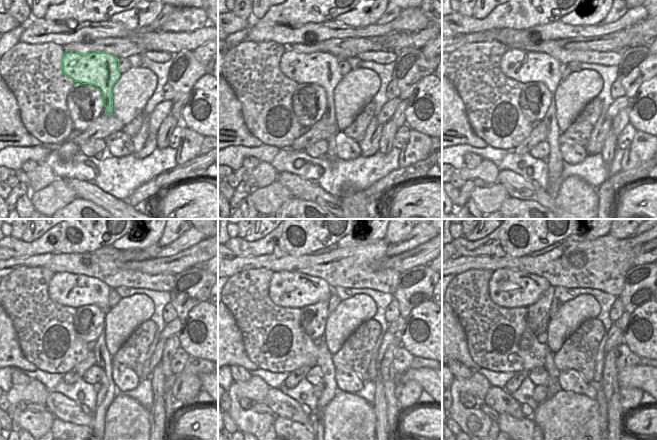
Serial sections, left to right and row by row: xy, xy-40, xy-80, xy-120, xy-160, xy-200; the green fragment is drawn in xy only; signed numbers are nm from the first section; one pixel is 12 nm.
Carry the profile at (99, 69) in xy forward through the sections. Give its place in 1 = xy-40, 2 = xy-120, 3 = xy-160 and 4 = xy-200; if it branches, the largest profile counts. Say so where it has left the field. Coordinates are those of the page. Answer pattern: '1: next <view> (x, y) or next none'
1: next xy-40 (321, 68)
2: next xy-120 (75, 290)
3: next xy-160 (287, 289)
4: next xy-200 (508, 288)

